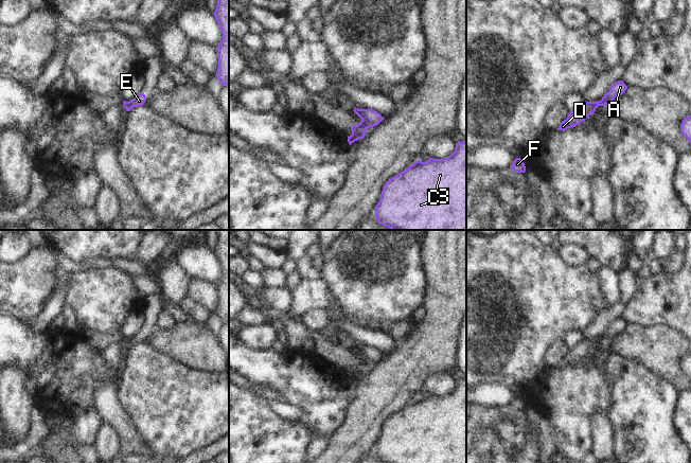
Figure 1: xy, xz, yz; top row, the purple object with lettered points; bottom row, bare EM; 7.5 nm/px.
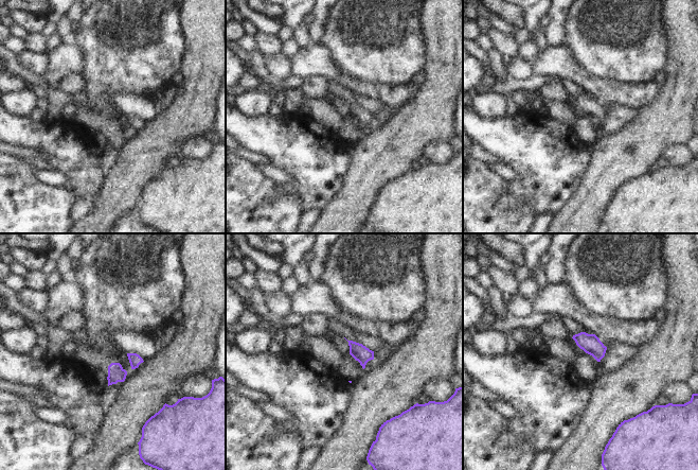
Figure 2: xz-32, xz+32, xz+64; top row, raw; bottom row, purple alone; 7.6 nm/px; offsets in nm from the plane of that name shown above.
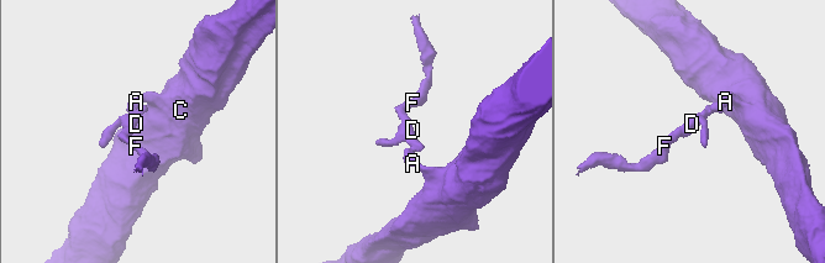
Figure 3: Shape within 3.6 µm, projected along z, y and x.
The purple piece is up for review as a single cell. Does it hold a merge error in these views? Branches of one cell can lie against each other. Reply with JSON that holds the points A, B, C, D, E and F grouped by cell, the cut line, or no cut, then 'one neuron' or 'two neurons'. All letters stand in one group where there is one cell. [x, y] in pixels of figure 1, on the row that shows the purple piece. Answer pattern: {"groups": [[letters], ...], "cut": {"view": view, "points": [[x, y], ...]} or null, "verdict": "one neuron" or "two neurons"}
{"groups": [["A", "B", "C"], ["D", "E", "F"]], "cut": {"view": "xz", "points": [[361, 120], [367, 127]]}, "verdict": "two neurons"}

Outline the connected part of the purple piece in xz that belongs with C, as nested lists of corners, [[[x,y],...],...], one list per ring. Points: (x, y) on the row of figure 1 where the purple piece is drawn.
[[[466,141],[456,143],[455,152],[444,159],[418,160],[389,179],[375,207],[375,217],[391,230],[466,230]]]

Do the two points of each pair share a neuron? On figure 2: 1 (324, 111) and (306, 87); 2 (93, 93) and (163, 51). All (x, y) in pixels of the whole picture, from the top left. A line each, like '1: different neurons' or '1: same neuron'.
1: different neurons
2: same neuron

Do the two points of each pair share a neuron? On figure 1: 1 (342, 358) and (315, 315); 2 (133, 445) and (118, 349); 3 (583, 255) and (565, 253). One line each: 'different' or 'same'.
1: different
2: same
3: same

